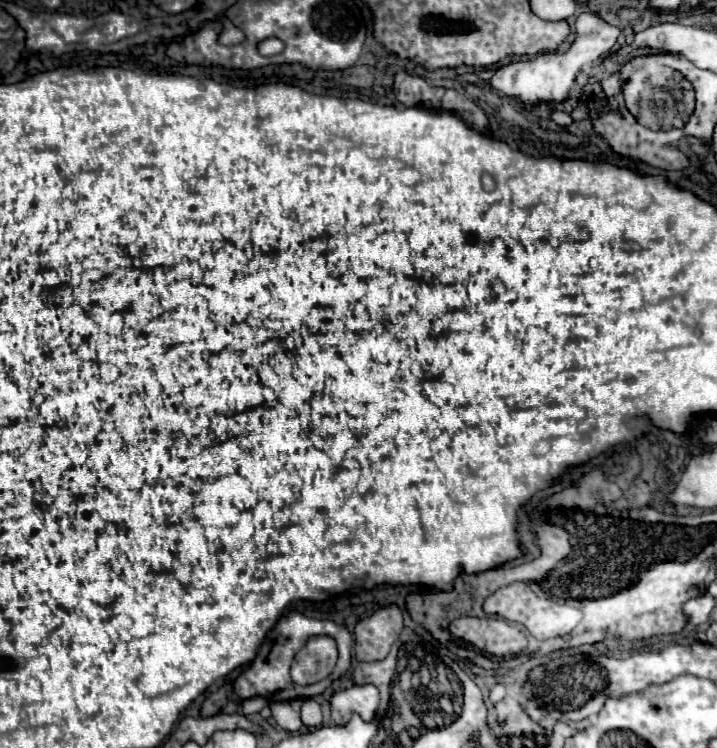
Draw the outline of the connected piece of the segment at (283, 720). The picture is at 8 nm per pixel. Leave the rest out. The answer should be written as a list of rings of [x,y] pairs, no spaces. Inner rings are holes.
[[[271,702],[269,704],[273,718],[277,720],[277,724],[289,732],[297,732],[301,728],[301,718],[299,712],[295,712],[289,702]]]

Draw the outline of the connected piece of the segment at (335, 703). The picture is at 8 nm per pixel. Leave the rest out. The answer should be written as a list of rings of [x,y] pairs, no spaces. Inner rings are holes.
[[[373,684],[351,686],[331,696],[331,716],[335,724],[345,724],[351,712],[359,712],[363,720],[371,720],[375,716],[379,704],[379,690]]]

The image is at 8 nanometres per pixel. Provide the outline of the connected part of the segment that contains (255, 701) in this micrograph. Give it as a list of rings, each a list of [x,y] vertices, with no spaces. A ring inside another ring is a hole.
[[[253,696],[253,698],[247,698],[243,700],[241,708],[243,708],[243,714],[249,716],[249,714],[255,714],[255,712],[261,712],[269,702],[263,698],[263,696]]]

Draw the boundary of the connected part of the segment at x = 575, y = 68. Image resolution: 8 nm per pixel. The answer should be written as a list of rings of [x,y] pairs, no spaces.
[[[591,12],[577,16],[575,30],[577,30],[577,38],[575,38],[573,46],[569,48],[569,52],[541,54],[541,56],[537,56],[537,60],[525,60],[525,62],[503,66],[493,74],[491,88],[495,88],[497,92],[501,92],[505,96],[513,96],[521,104],[527,104],[527,106],[537,106],[543,100],[547,100],[551,104],[561,104],[563,100],[567,100],[569,90],[571,90],[577,74],[581,72],[581,68],[585,64],[595,64],[601,58],[605,58],[607,52],[613,52],[613,46],[619,38],[619,28],[607,24],[605,20],[601,20],[599,16],[595,16]]]

